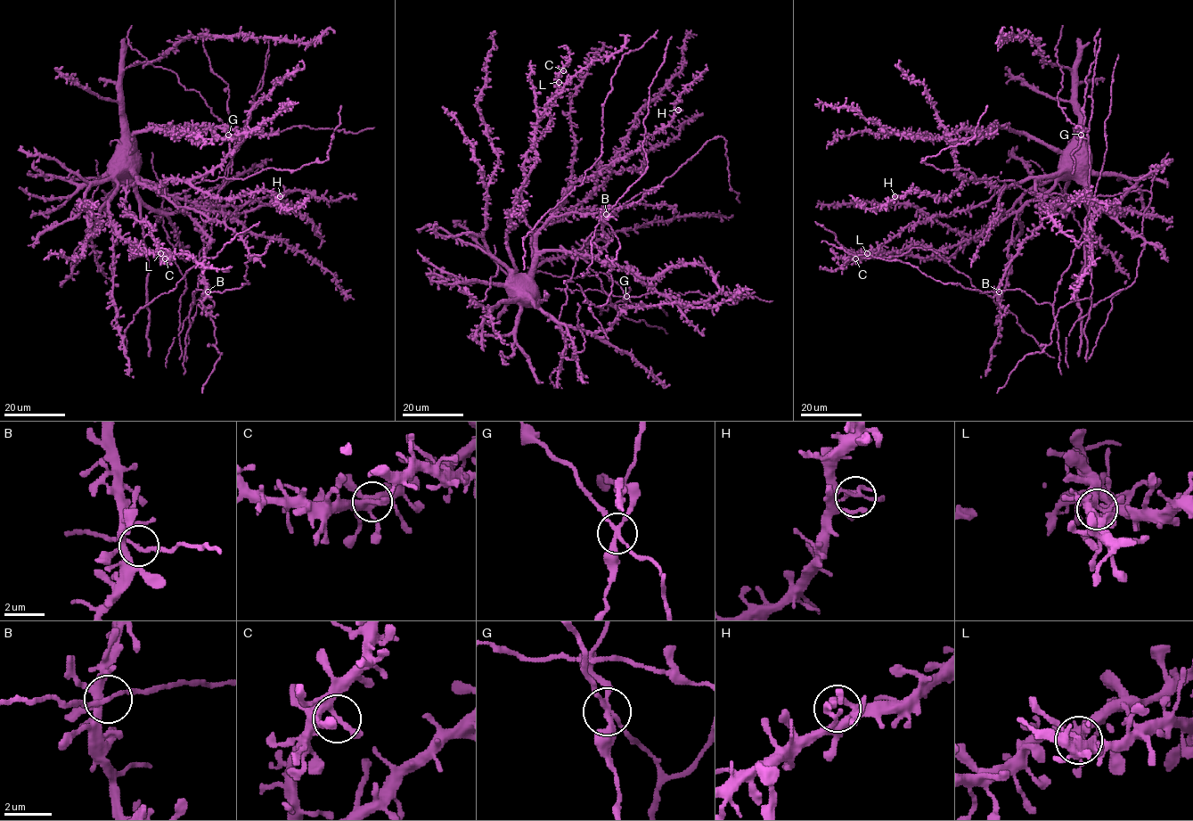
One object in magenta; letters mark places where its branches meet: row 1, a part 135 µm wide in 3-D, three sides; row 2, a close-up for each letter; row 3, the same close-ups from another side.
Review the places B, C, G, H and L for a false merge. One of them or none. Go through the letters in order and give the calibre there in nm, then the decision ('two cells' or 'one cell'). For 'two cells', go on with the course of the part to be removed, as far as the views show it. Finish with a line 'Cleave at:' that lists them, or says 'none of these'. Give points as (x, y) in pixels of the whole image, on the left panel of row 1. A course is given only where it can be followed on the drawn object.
B: 140 nm | one cell
C: 260 nm | one cell
G: 220 nm | two cells | (227, 134), (227, 127), (251, 135), (281, 132), (296, 126), (343, 129), (355, 134), (374, 127)
H: 200 nm | one cell
L: 380 nm | one cell
Cleave at: G

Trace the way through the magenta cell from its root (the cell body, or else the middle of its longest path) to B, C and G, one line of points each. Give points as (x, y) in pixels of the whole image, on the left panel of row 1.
B: (127, 140), (131, 168), (168, 193), (209, 238), (204, 258), (208, 291)
C: (127, 140), (136, 181), (126, 189), (126, 215), (151, 227), (159, 253), (165, 258)
G: (127, 140), (131, 168), (168, 193), (210, 240), (207, 291), (196, 289), (191, 305), (233, 154), (227, 134)

